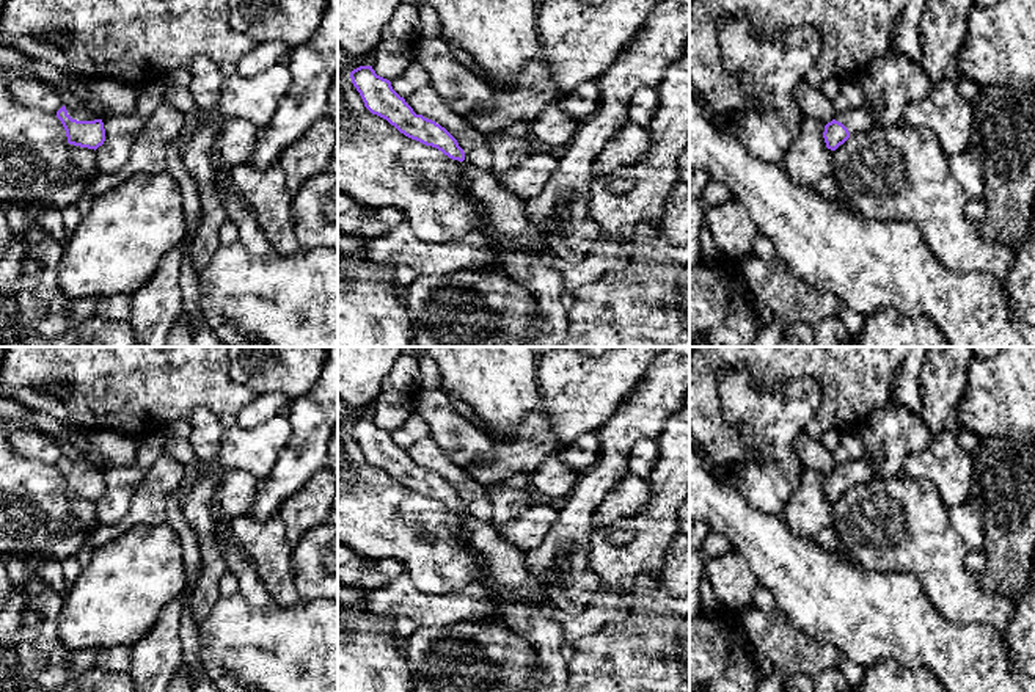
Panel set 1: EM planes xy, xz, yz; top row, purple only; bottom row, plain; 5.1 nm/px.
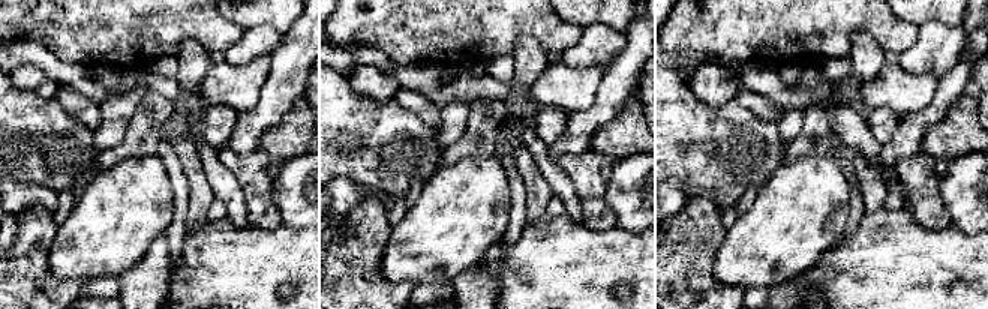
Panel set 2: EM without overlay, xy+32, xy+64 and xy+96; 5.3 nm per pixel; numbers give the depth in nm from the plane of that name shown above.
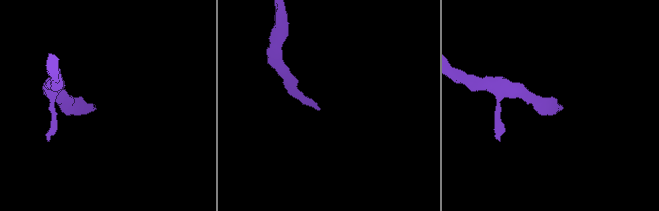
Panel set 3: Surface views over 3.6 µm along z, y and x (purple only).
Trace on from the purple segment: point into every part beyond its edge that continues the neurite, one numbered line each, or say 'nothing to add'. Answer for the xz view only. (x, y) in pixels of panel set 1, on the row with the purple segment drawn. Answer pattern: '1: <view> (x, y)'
1: xz (504, 214)

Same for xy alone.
1: xy (76, 115)

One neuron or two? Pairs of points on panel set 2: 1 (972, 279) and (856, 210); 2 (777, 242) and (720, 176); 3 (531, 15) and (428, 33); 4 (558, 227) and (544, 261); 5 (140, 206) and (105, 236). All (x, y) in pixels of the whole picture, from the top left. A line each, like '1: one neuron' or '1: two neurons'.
1: two neurons
2: two neurons
3: one neuron
4: one neuron
5: one neuron

